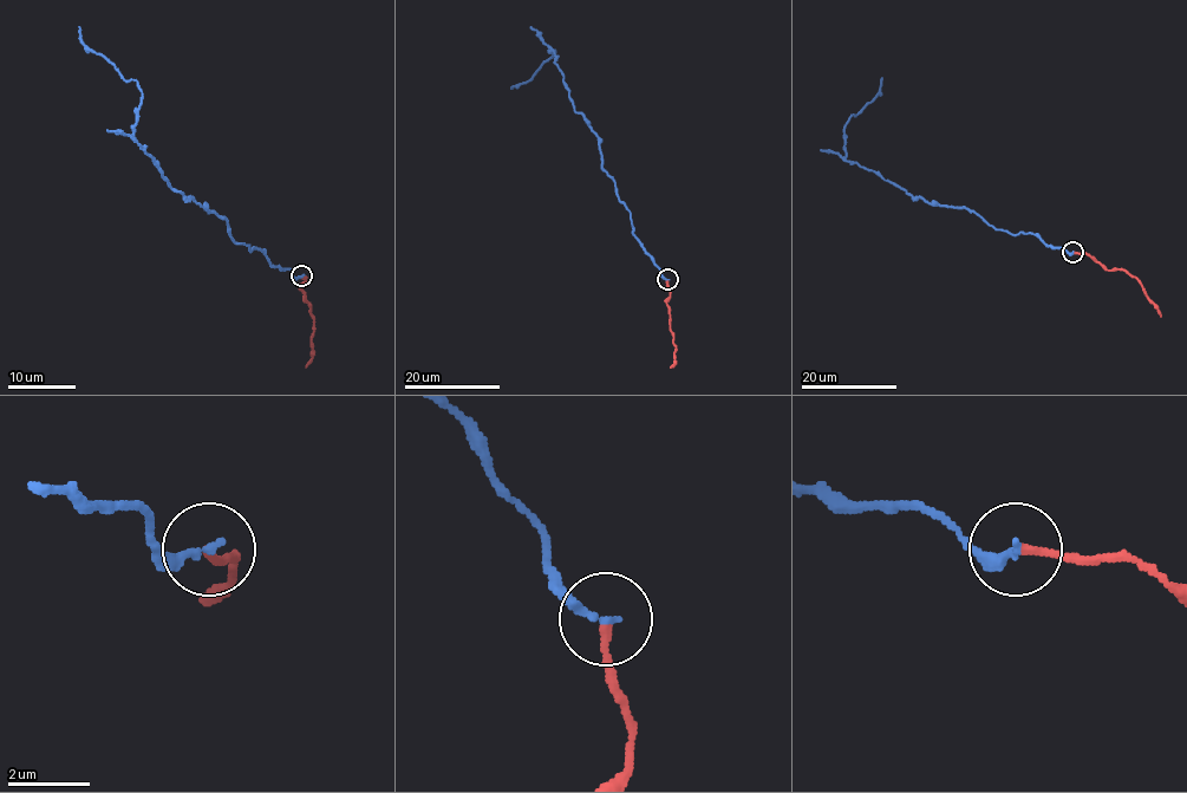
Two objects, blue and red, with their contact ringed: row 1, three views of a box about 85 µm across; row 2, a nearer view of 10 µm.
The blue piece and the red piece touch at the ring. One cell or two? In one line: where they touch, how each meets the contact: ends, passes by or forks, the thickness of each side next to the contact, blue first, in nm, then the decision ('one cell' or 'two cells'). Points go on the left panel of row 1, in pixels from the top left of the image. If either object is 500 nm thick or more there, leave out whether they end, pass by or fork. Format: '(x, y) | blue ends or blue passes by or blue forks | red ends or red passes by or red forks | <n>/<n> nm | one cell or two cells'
(301, 275) | blue ends | red ends | 200/180 nm | two cells

